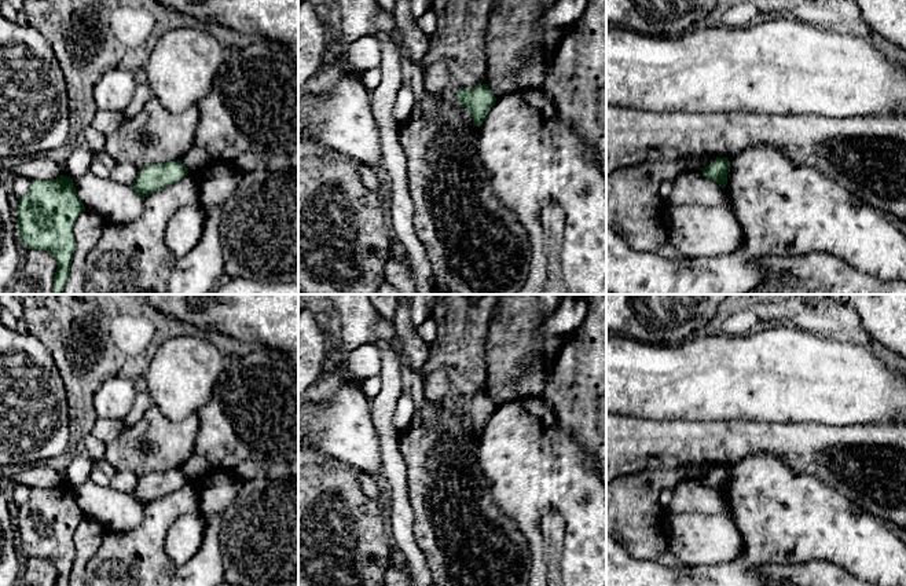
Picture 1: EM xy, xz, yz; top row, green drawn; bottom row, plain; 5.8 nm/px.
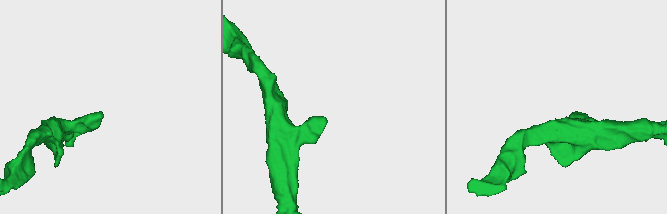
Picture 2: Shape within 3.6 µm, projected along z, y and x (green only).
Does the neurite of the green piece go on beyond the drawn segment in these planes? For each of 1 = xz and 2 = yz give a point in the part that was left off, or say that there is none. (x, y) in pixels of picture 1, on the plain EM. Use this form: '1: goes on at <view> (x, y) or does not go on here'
1: does not go on here
2: does not go on here

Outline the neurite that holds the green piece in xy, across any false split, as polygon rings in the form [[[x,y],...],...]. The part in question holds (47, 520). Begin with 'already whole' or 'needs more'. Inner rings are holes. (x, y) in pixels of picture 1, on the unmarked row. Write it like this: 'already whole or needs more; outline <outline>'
already whole; outline [[[60,483],[49,488],[32,488],[29,499],[18,508],[18,542],[27,557],[51,560],[58,571],[55,586],[69,586],[76,557],[73,534],[84,512],[73,487]]]

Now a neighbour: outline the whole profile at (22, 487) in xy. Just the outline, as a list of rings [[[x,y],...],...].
[[[26,477],[18,479],[14,486],[14,502],[19,508],[22,506],[30,495],[32,486]]]

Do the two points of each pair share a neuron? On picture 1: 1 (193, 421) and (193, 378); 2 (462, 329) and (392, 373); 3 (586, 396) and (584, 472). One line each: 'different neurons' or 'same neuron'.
1: different neurons
2: different neurons
3: different neurons

